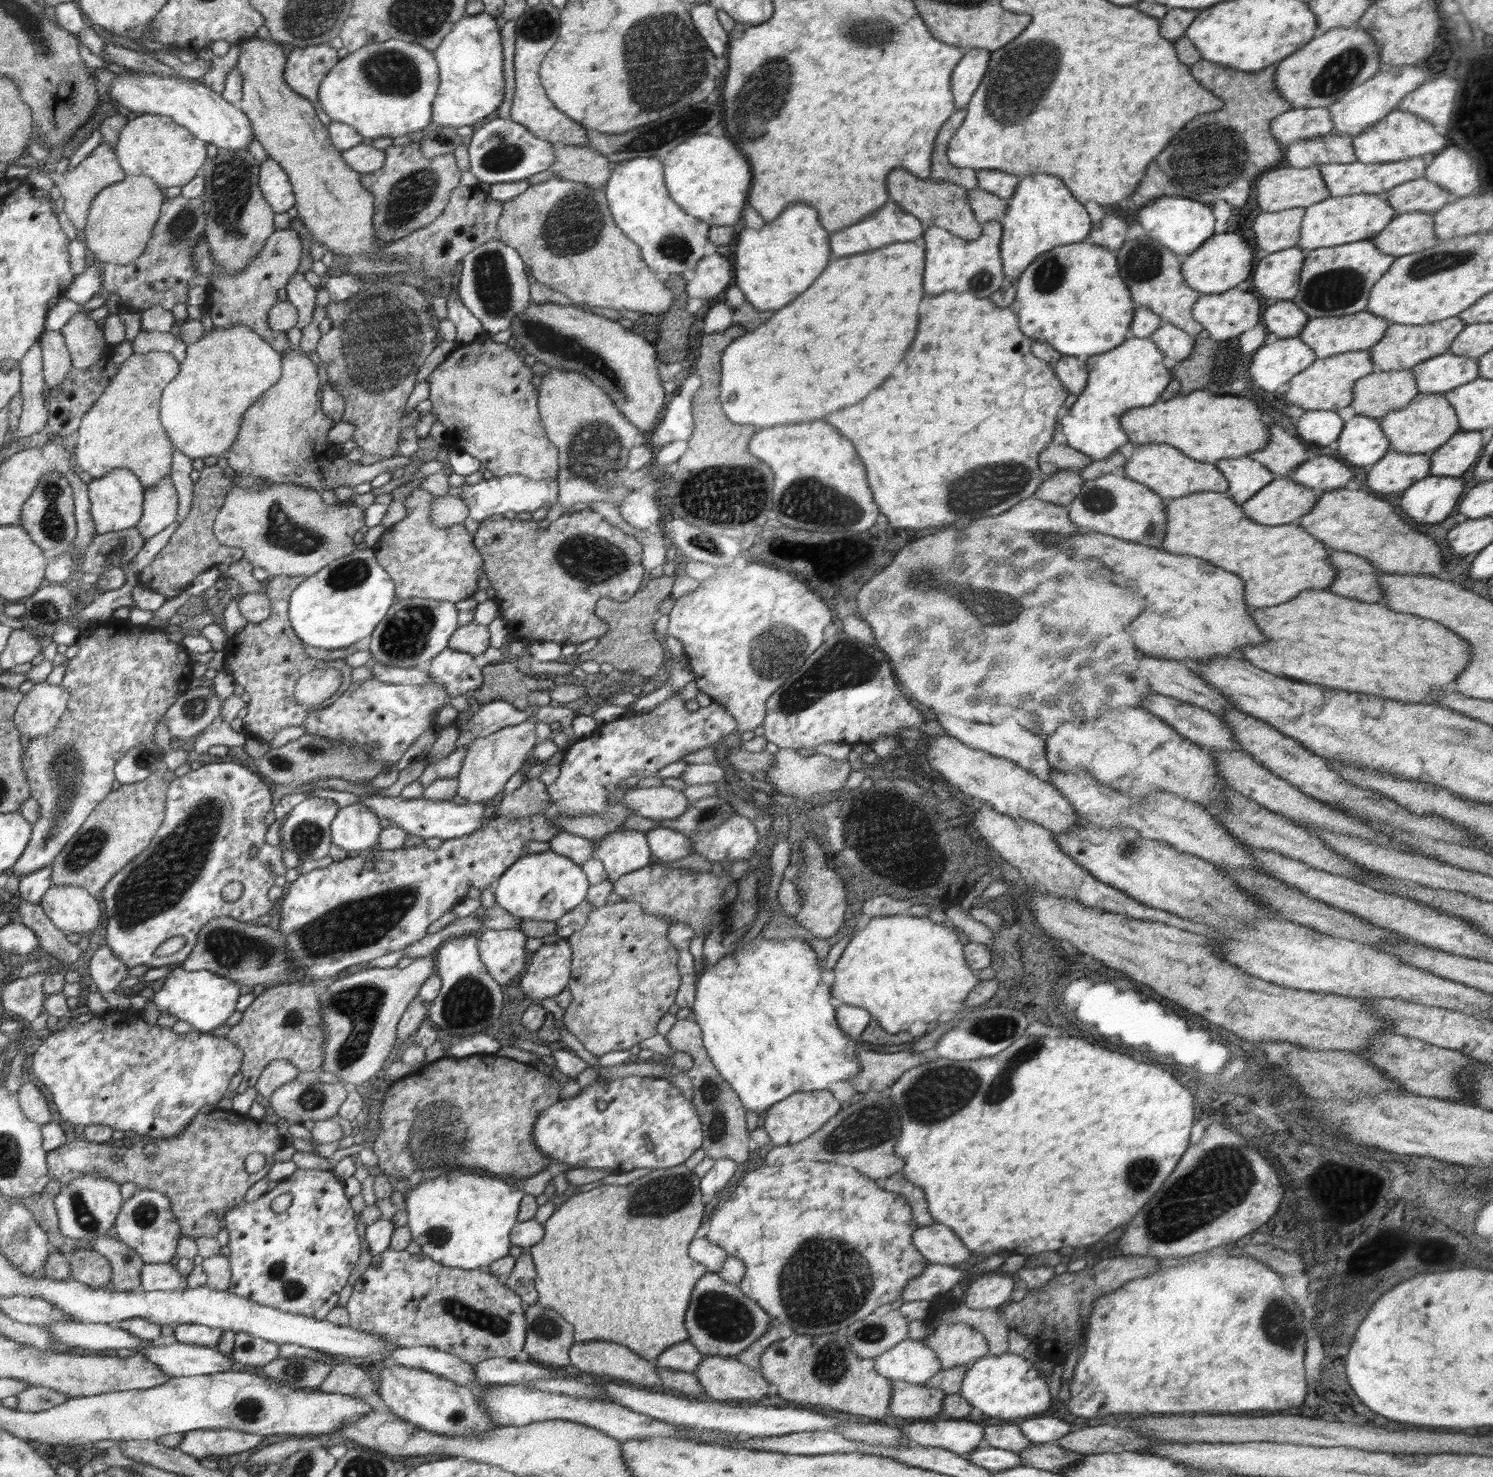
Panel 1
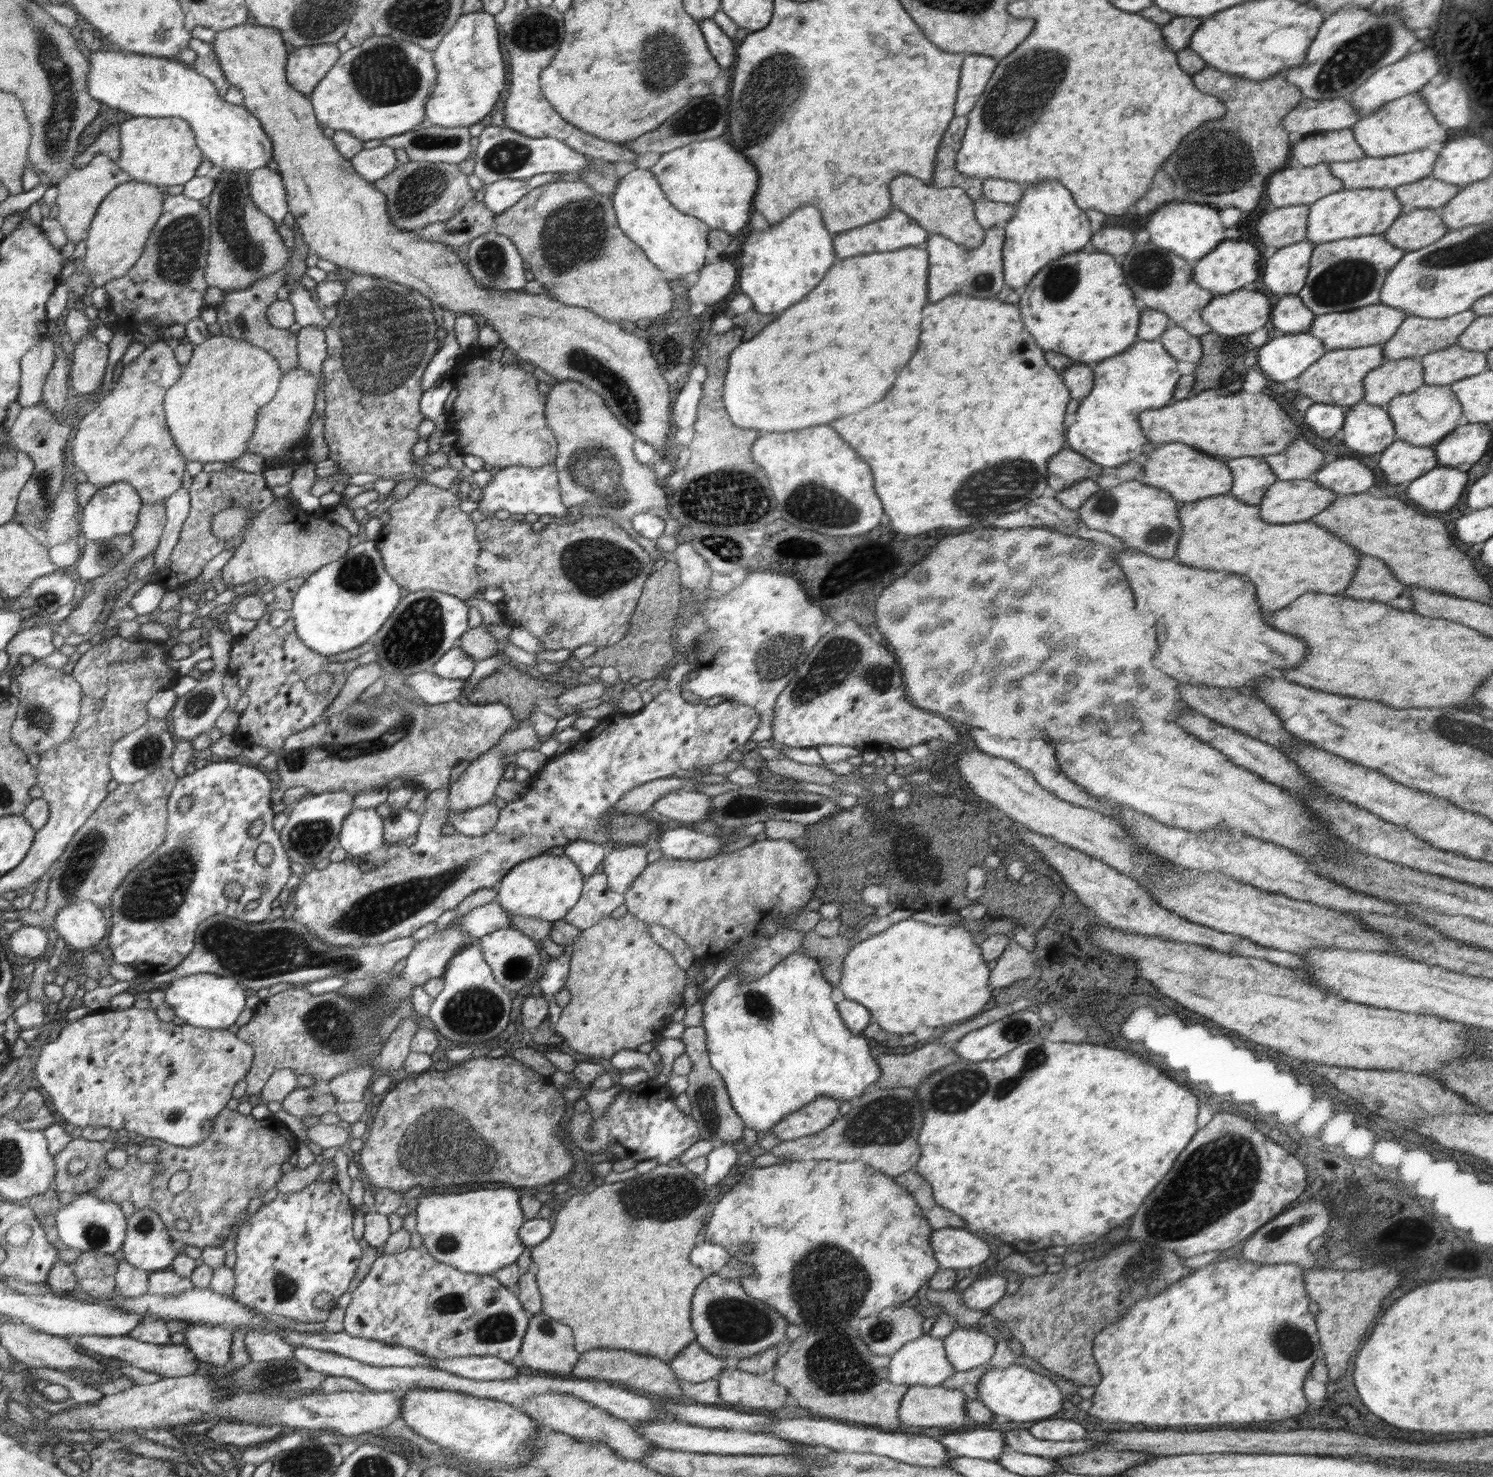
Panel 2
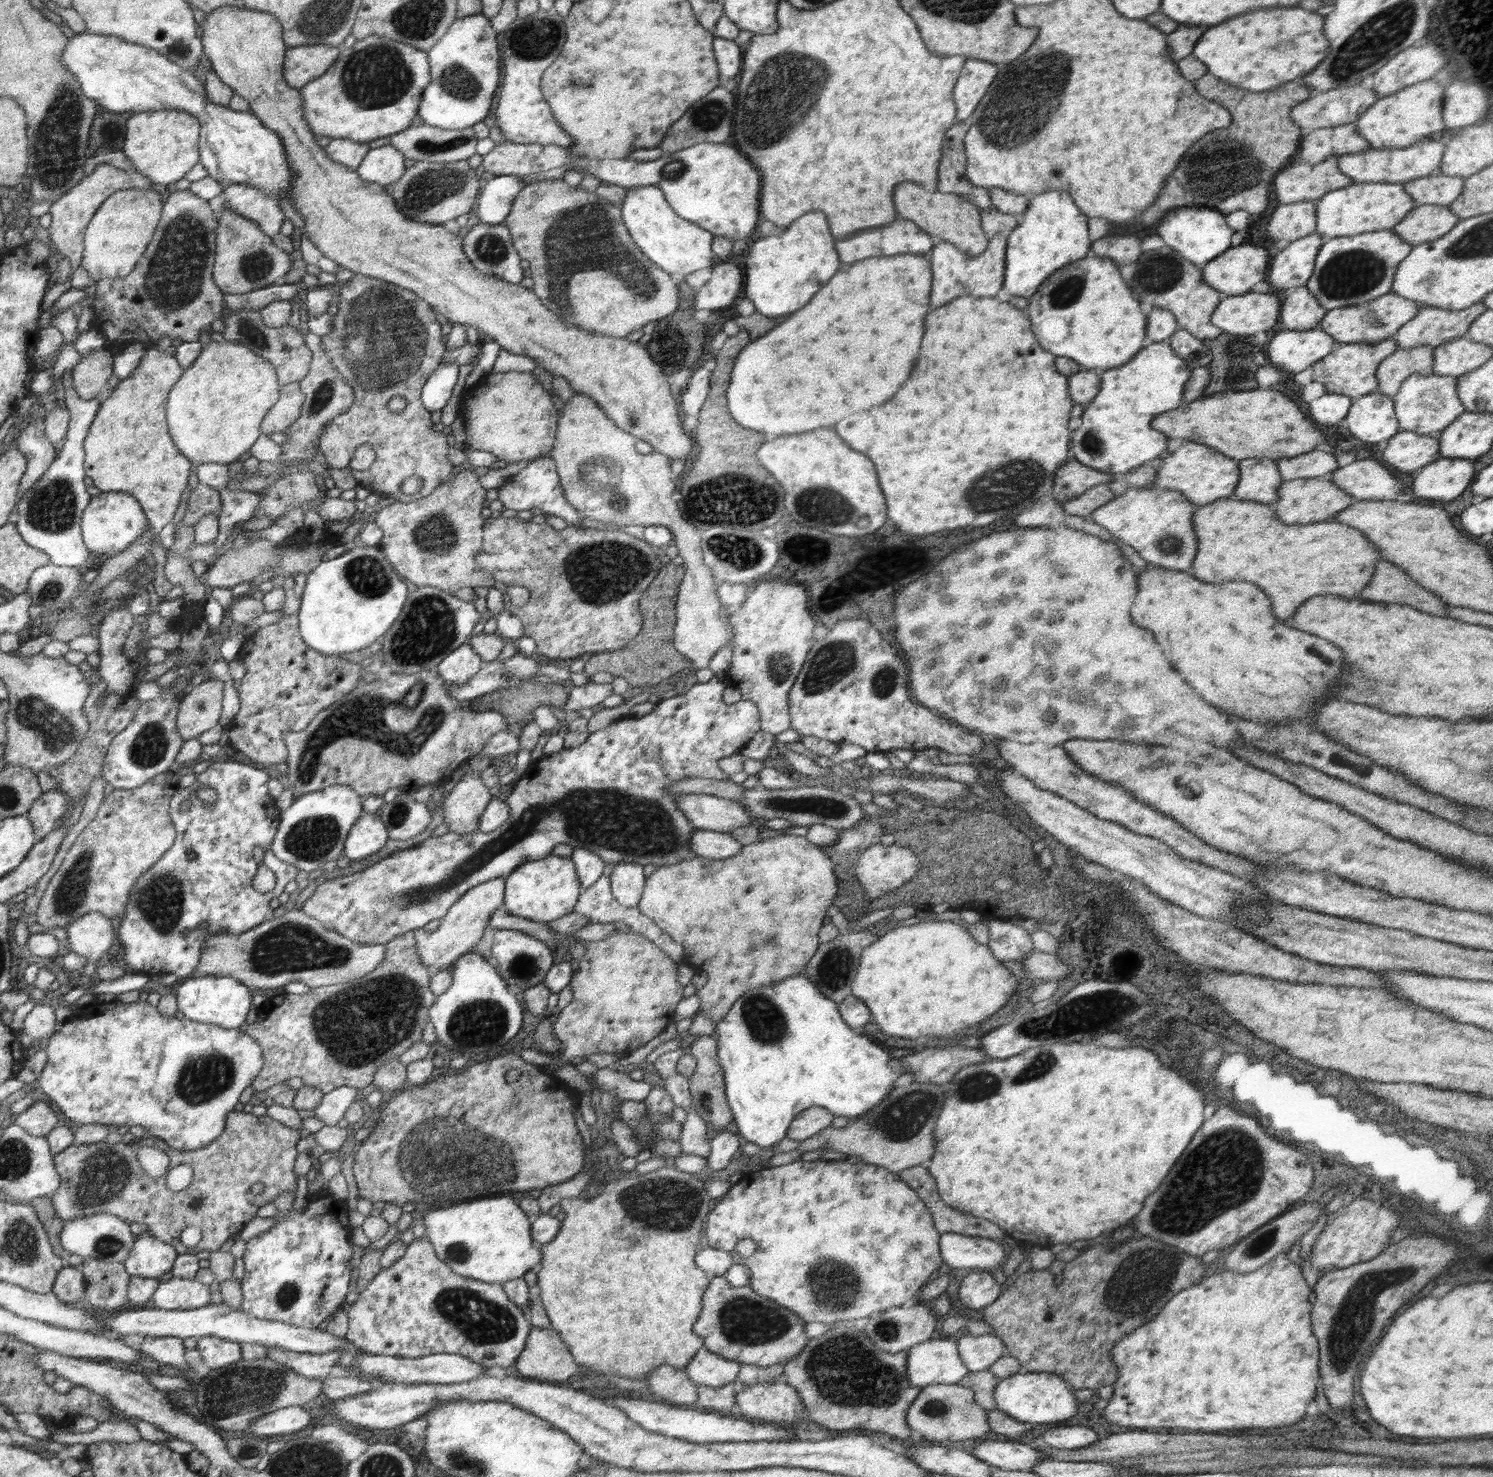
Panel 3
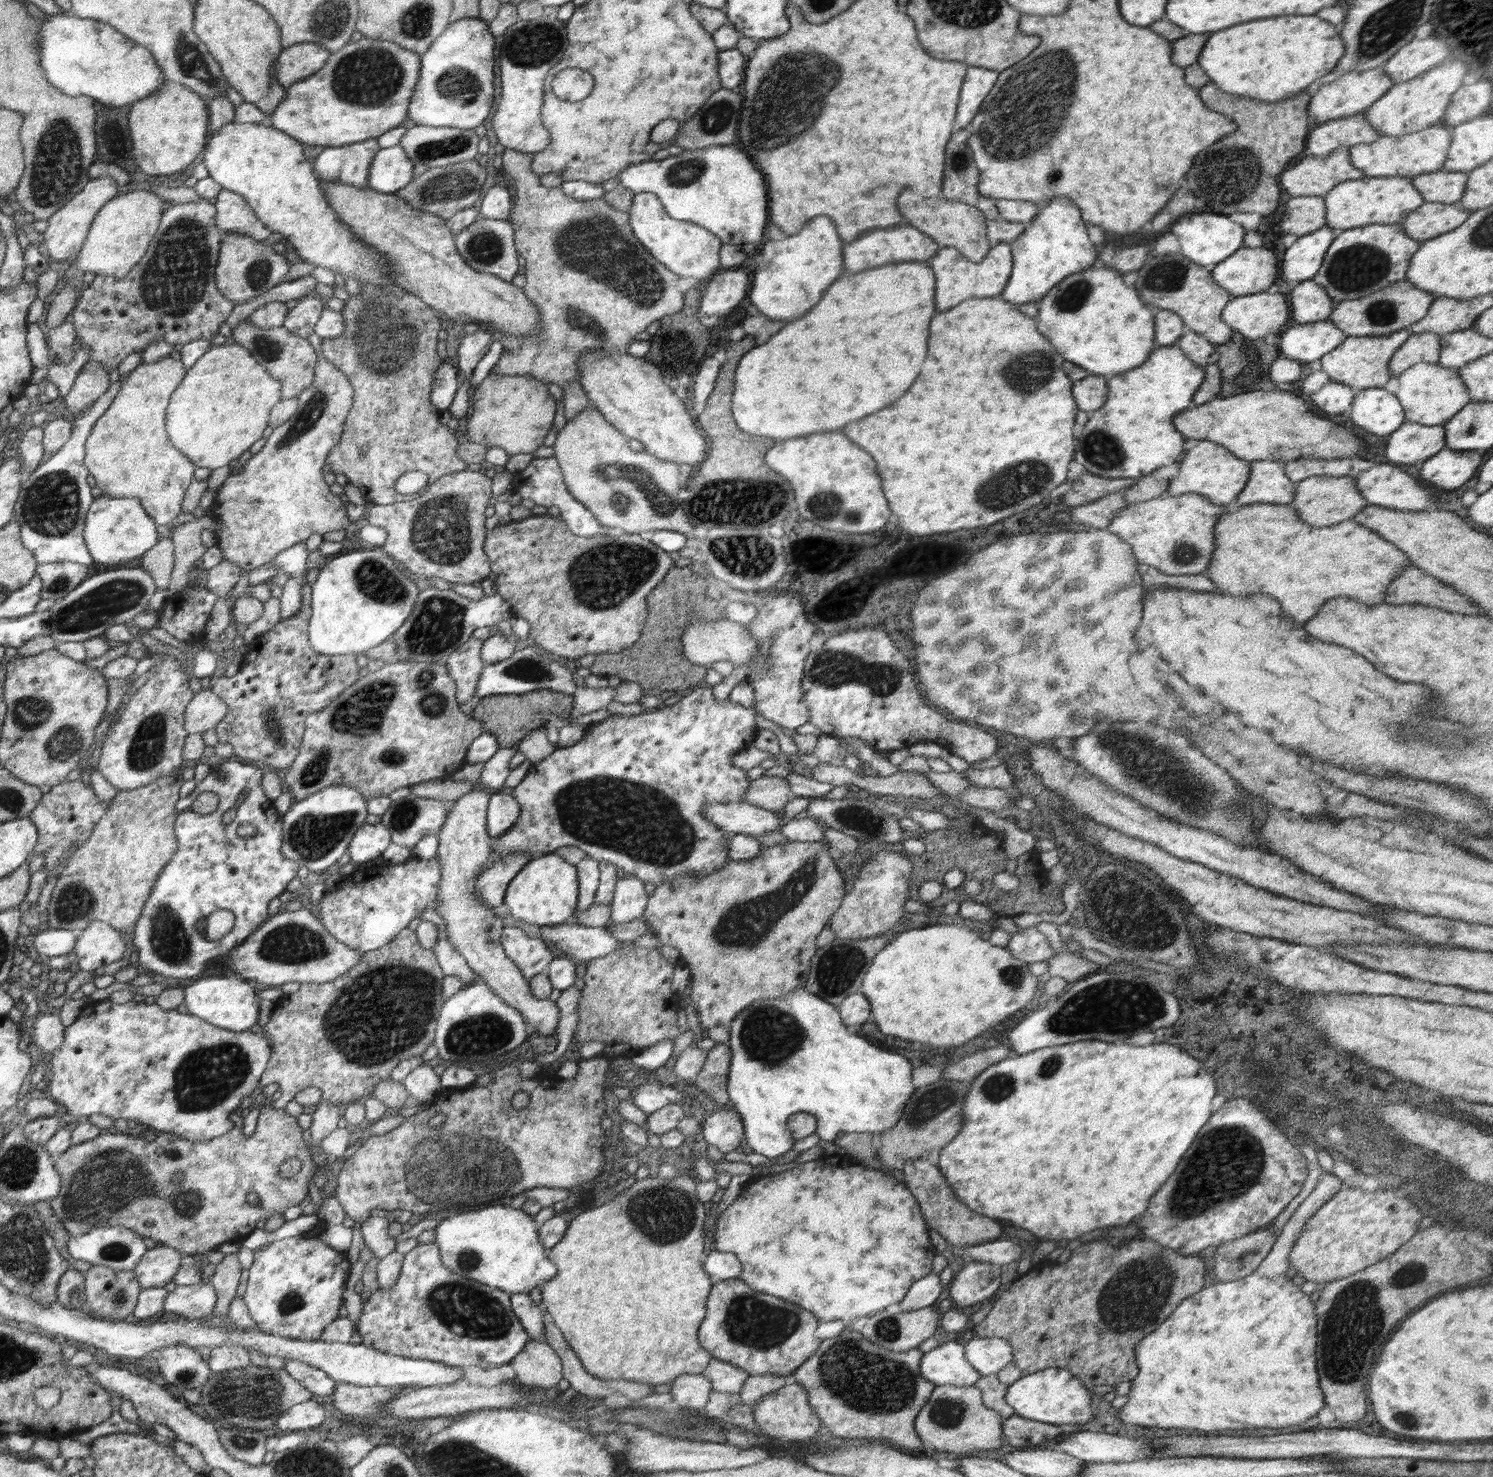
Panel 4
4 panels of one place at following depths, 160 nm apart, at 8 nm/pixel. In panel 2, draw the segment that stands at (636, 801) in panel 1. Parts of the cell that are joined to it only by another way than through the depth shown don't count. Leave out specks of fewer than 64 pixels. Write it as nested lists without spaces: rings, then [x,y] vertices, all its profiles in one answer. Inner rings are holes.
[[[678,789],[658,799],[651,808],[680,824],[706,822],[712,798],[698,791]]]

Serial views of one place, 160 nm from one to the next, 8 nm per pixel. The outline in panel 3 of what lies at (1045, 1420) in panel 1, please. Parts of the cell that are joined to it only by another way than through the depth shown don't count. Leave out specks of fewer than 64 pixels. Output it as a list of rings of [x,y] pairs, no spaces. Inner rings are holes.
[[[1059,1426],[1045,1430],[1042,1434],[1042,1440],[1051,1448],[1060,1448],[1060,1450],[1080,1450],[1080,1448],[1088,1448],[1090,1444],[1094,1444],[1100,1440],[1102,1436],[1098,1436],[1094,1430],[1086,1428],[1086,1426]]]

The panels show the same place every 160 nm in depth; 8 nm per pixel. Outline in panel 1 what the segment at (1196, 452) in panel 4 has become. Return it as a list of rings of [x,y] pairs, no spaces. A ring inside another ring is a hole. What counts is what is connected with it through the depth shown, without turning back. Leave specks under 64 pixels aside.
[[[1166,443],[1137,445],[1132,457],[1122,468],[1122,475],[1139,484],[1144,484],[1163,499],[1175,499],[1194,492],[1220,492],[1228,490],[1228,481],[1215,463],[1200,462],[1188,458],[1183,452]]]

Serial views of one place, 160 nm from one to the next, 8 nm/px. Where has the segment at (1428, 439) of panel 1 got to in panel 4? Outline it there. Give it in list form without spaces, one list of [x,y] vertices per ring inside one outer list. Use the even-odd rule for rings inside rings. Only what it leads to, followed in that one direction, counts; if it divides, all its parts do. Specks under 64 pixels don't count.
[[[1438,363],[1414,364],[1398,376],[1398,382],[1400,386],[1395,395],[1406,415],[1404,423],[1412,422],[1424,426],[1444,425],[1471,402],[1467,388],[1462,383],[1460,370],[1440,367]]]

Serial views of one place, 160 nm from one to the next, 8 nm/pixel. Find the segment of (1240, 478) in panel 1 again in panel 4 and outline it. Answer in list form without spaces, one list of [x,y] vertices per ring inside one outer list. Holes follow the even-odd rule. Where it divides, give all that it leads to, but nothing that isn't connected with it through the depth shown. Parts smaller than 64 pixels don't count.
[[[1251,461],[1250,478],[1244,490],[1240,492],[1238,498],[1234,500],[1235,506],[1246,506],[1251,504],[1283,504],[1288,505],[1292,502],[1296,493],[1297,484],[1291,482],[1284,470],[1284,461]]]

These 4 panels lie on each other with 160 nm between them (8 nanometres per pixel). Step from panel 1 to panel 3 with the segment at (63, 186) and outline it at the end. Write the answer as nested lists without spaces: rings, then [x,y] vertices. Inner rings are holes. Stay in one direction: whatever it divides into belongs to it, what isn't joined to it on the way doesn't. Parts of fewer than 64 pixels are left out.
[[[101,164],[97,166],[89,175],[83,178],[82,182],[72,187],[66,195],[62,195],[56,202],[53,202],[49,213],[52,216],[52,223],[48,227],[50,238],[54,242],[54,248],[62,257],[70,259],[72,270],[74,271],[81,264],[82,258],[82,238],[87,230],[89,220],[94,216],[98,207],[116,191],[128,190],[131,188],[150,189],[153,182],[139,172],[124,172],[111,164]]]

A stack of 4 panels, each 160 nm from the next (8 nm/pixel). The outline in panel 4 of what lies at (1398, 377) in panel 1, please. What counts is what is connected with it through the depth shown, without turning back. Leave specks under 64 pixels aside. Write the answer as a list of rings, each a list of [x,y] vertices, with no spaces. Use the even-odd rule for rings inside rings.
[[[1435,332],[1411,334],[1392,356],[1390,375],[1397,377],[1414,364],[1437,364],[1441,354],[1440,340],[1442,340],[1441,335]]]

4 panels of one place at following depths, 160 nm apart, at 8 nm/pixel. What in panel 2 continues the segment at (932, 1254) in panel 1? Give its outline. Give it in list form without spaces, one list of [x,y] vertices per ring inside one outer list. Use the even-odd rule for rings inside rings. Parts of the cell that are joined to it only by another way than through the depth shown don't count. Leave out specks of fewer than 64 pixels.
[[[964,1228],[933,1229],[929,1241],[940,1269],[971,1268],[990,1256],[986,1241]]]

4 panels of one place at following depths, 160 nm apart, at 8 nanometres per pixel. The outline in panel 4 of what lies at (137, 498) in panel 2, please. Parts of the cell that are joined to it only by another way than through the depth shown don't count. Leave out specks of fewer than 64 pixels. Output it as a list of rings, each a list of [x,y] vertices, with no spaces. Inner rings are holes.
[[[102,494],[89,506],[83,539],[93,562],[113,565],[122,560],[140,558],[158,542],[158,534],[155,520],[136,497],[109,497]]]

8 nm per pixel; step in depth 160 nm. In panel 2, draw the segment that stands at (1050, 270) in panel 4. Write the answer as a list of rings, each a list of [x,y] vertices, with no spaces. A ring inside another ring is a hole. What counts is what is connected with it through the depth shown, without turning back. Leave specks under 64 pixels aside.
[[[1052,180],[1036,181],[1025,188],[1016,212],[1003,226],[1003,275],[1007,291],[1026,286],[1040,267],[1065,254],[1084,249],[1092,238],[1089,218],[1080,210],[1068,188]]]

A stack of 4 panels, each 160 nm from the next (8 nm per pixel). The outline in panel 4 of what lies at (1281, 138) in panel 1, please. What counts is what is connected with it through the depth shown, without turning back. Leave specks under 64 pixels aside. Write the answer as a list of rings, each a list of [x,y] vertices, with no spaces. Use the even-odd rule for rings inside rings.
[[[1381,65],[1364,72],[1348,72],[1329,84],[1322,85],[1311,97],[1307,106],[1307,116],[1310,120],[1325,123],[1348,116],[1354,116],[1372,106],[1381,96],[1384,96],[1394,86],[1392,79],[1384,72]]]

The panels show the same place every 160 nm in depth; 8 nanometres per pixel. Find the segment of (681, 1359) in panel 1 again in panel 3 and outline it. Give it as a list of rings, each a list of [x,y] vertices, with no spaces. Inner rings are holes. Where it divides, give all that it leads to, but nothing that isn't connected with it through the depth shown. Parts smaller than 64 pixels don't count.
[[[705,1347],[700,1348],[684,1368],[684,1373],[692,1383],[710,1388],[722,1388],[730,1382],[736,1382],[739,1372],[738,1361],[728,1360]]]

